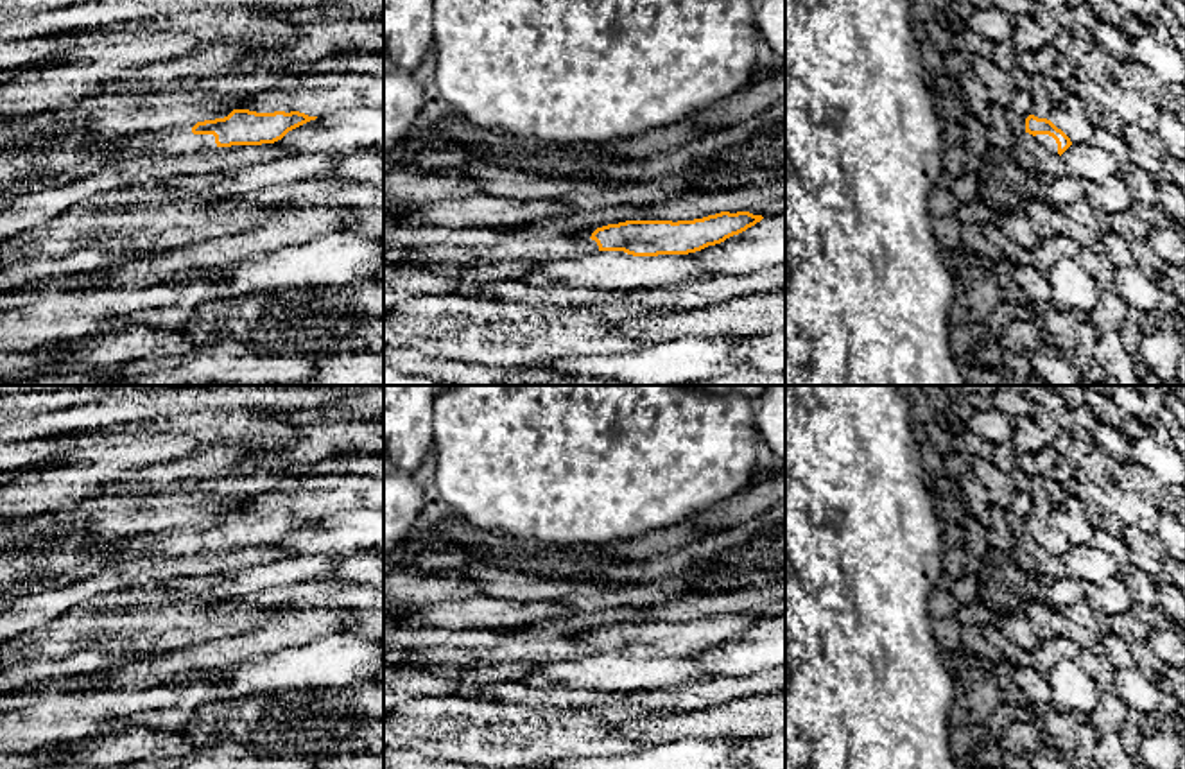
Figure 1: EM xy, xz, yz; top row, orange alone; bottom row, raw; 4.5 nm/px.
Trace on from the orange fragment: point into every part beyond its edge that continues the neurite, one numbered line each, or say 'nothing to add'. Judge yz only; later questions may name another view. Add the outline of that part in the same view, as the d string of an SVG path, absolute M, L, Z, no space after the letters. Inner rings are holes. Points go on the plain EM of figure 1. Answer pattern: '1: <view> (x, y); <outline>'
1: yz (1046, 542); M1036 536L1034 541L1038 545L1042 545L1045 550L1049 550L1051 554L1058 556L1058 545L1052 538L1049 536Z

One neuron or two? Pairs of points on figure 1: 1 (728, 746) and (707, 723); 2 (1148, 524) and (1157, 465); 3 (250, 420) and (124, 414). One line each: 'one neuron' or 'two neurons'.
1: two neurons
2: two neurons
3: two neurons

